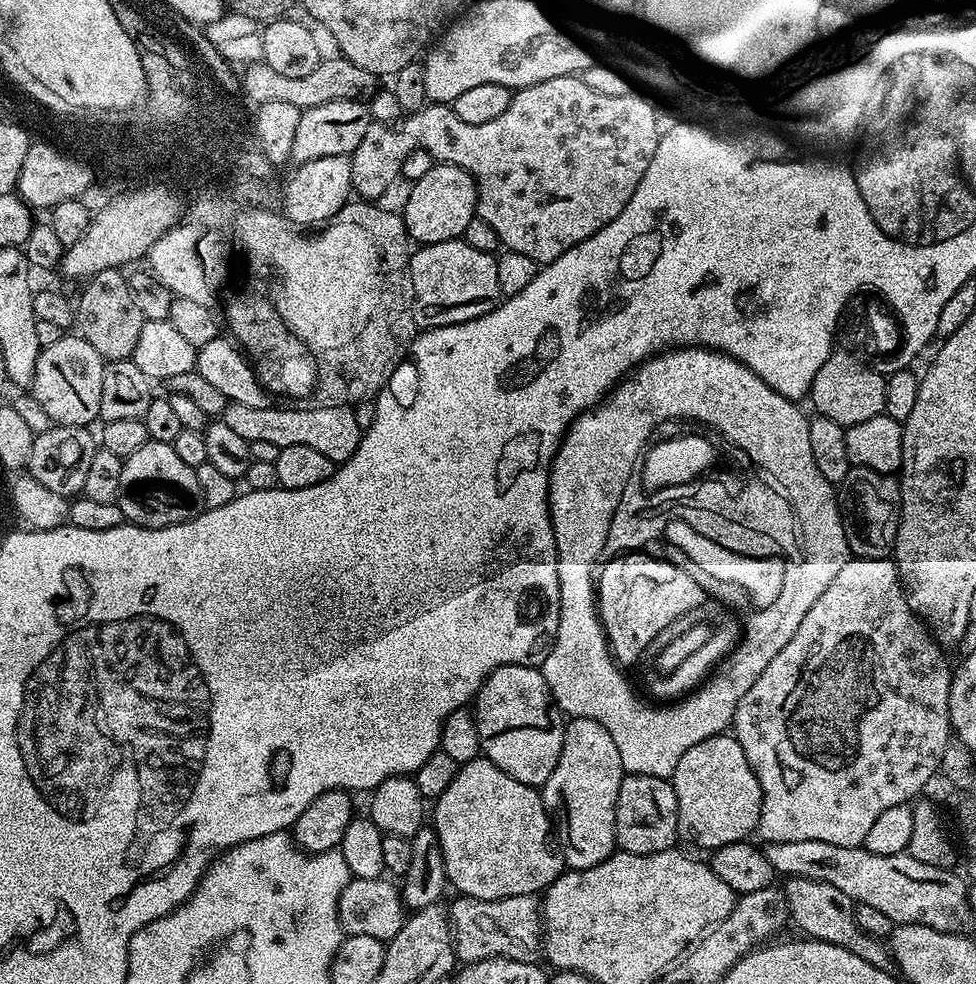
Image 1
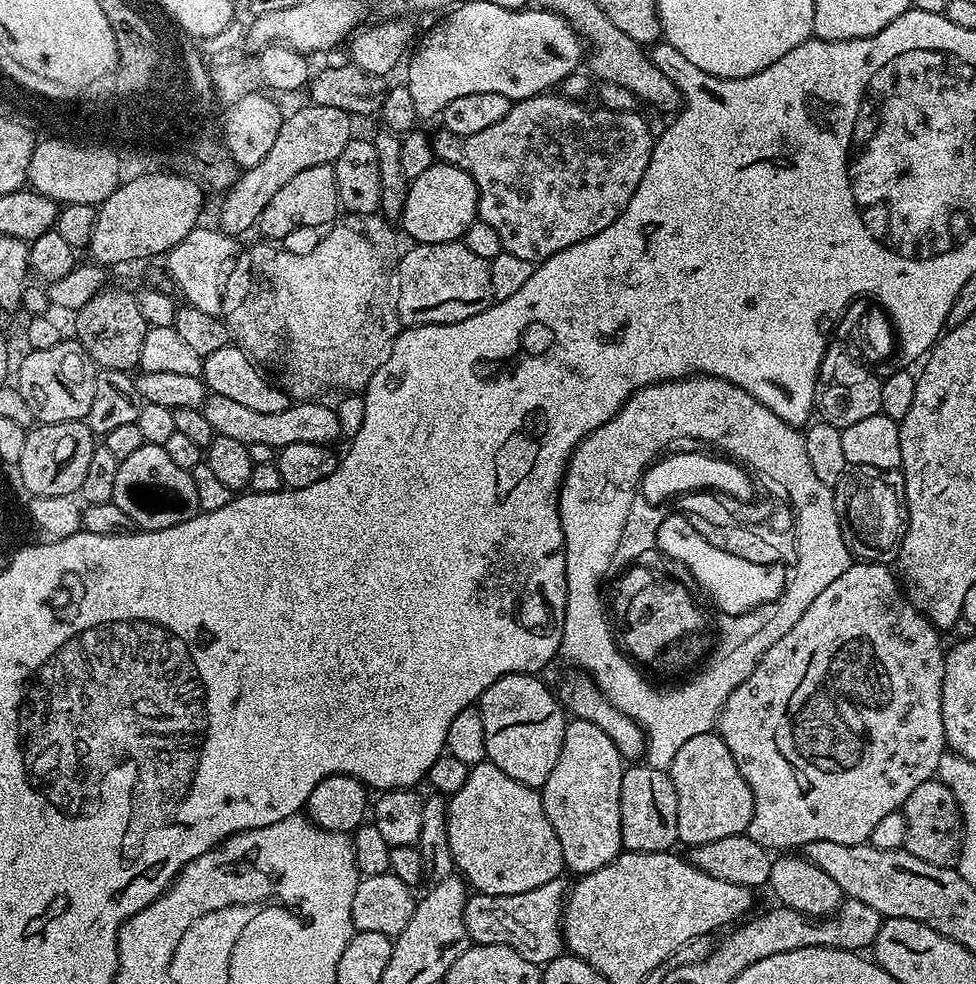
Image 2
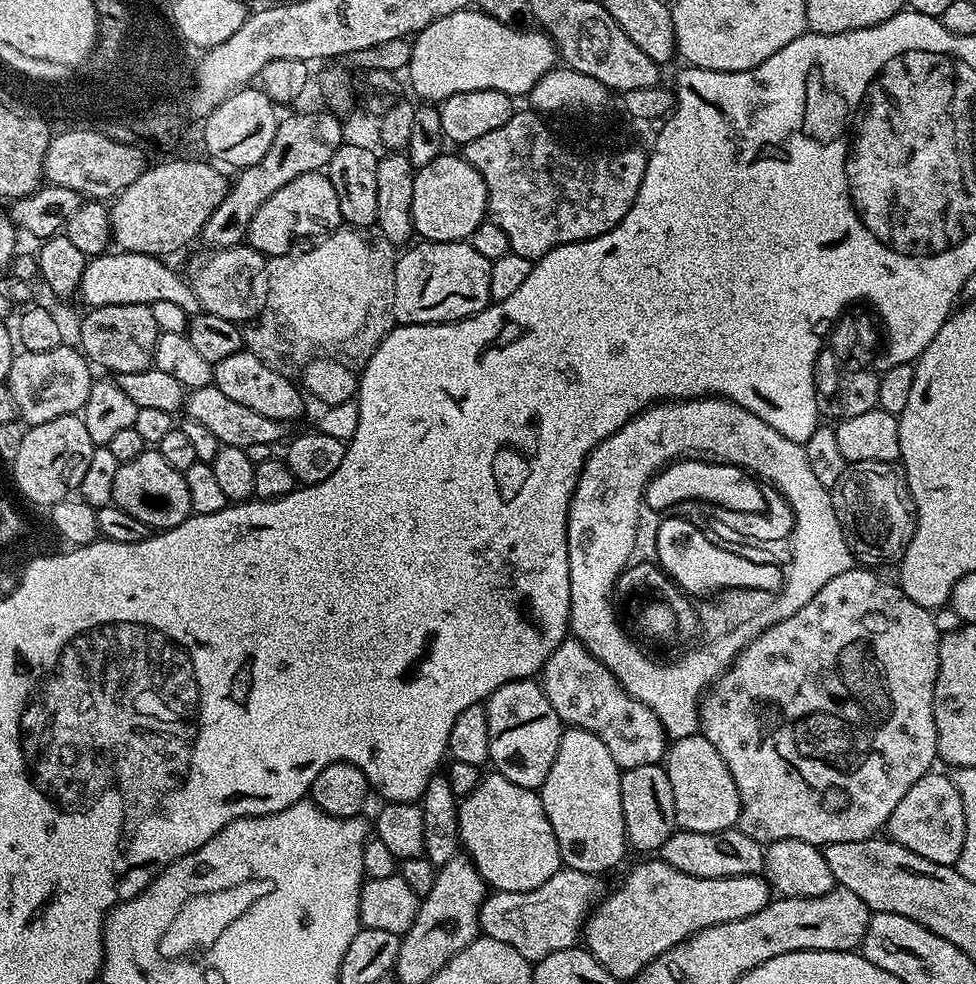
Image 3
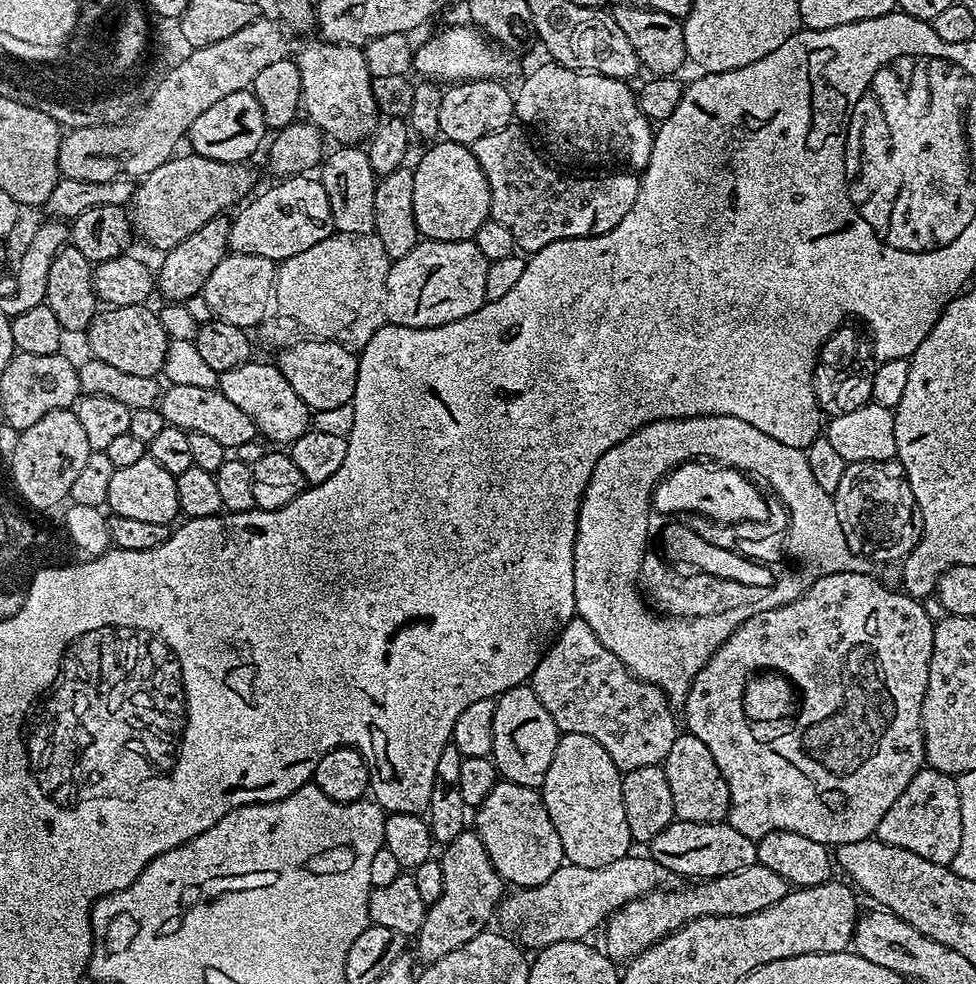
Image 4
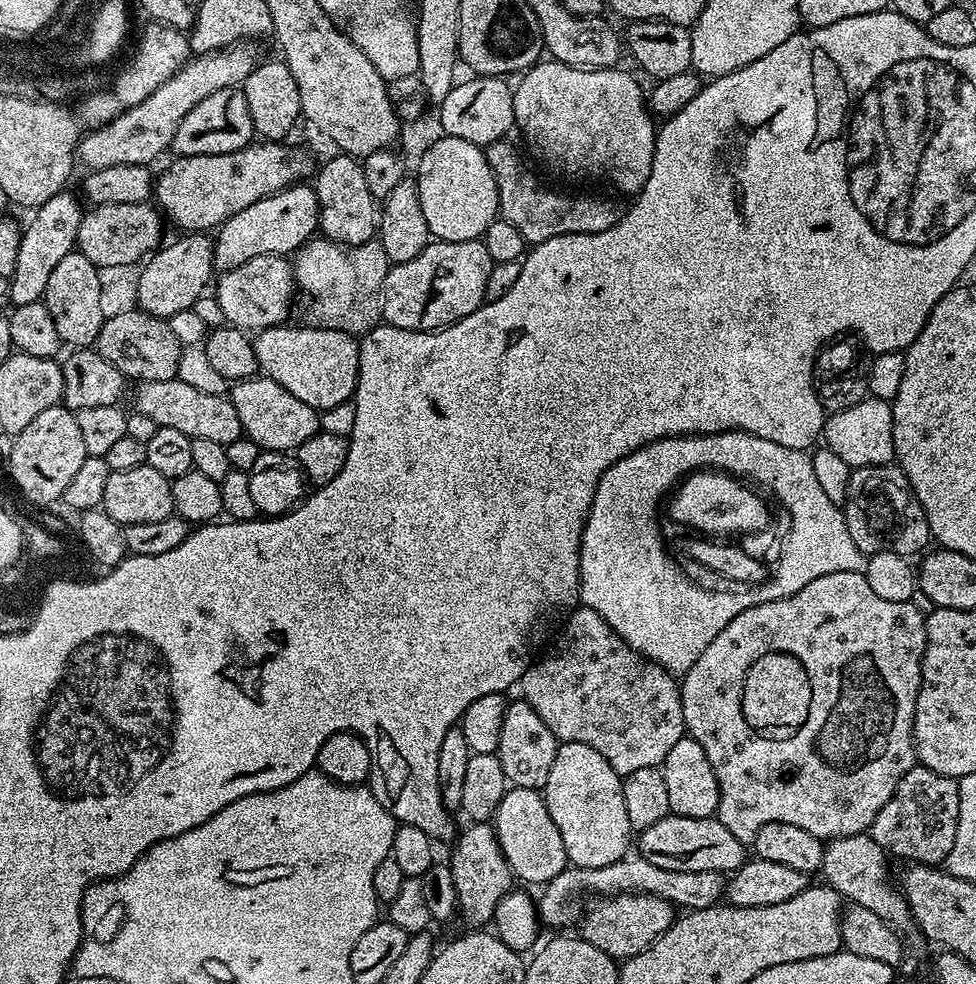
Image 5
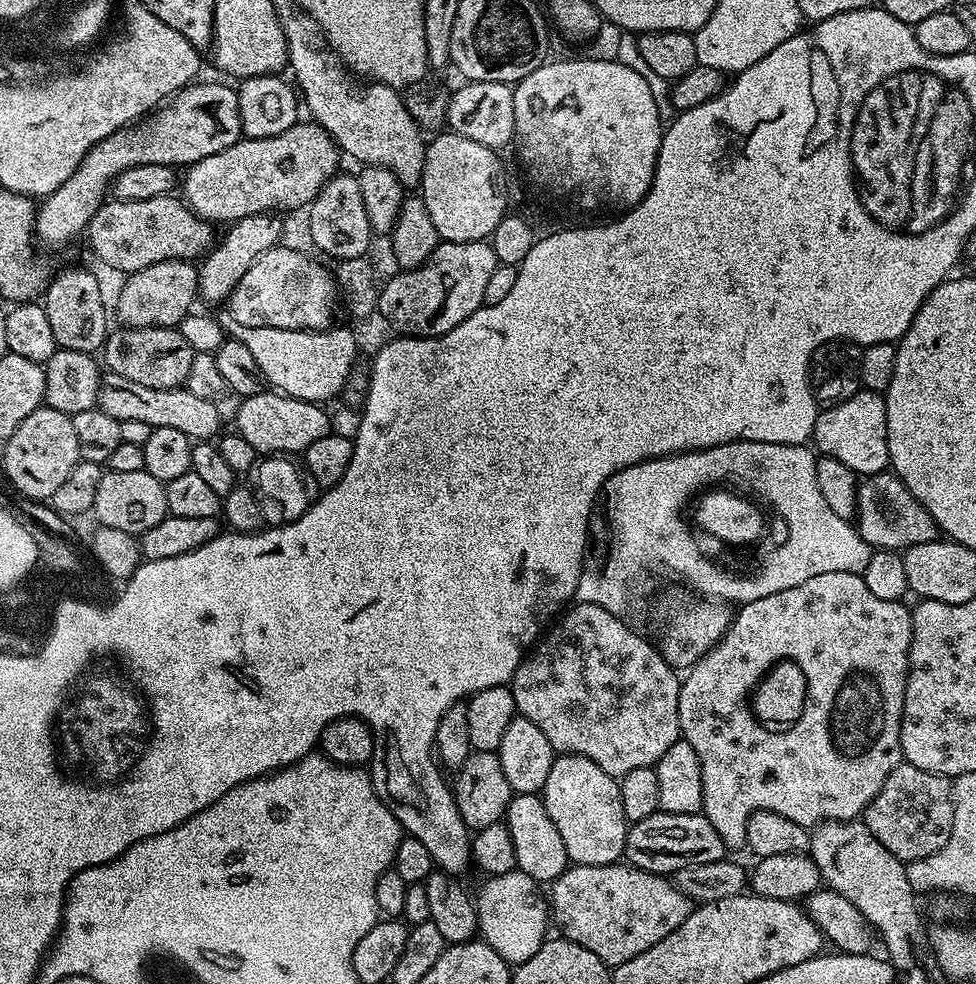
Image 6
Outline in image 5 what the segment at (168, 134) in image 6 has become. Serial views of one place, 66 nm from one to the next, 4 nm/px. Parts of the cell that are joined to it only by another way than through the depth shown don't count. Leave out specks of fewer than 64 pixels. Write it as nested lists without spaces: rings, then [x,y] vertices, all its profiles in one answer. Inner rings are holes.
[[[239,87],[223,88],[208,98],[202,98],[202,102],[198,102],[182,122],[178,122],[170,148],[173,153],[176,151],[177,157],[230,154],[234,150],[242,150],[253,140],[250,106],[246,106],[243,91]],[[59,192],[54,194],[54,198],[42,202],[39,208],[31,213],[32,221],[26,226],[23,225],[16,255],[16,268],[10,277],[10,300],[15,306],[37,303],[43,297],[46,282],[54,271],[54,266],[58,266],[58,262],[62,262],[62,258],[66,258],[66,254],[76,248],[82,207],[80,208],[81,201],[76,201],[70,192]]]

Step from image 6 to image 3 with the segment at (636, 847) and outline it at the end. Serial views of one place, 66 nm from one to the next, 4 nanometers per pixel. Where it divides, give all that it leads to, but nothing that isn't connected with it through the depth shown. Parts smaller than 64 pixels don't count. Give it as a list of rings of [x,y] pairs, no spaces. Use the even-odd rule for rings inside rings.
[[[739,827],[727,828],[725,832],[698,834],[675,831],[661,846],[659,859],[666,861],[674,870],[698,878],[730,878],[731,876],[755,876],[764,871],[765,845],[752,836],[747,836]]]

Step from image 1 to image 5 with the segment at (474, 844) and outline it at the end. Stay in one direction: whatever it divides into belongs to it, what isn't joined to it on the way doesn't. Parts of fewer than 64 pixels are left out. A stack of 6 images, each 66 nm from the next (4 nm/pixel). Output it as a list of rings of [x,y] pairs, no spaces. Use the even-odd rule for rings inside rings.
[[[509,787],[496,811],[494,827],[502,854],[517,881],[543,886],[569,867],[562,834],[558,834],[558,826],[554,826],[554,818],[550,818],[550,810],[546,810],[544,797],[537,789]]]

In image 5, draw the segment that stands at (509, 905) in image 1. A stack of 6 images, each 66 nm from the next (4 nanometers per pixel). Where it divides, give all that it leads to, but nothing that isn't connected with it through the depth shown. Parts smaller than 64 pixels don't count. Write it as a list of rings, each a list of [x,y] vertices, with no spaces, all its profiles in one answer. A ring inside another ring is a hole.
[[[629,854],[618,862],[610,862],[610,866],[597,868],[577,868],[569,866],[558,873],[553,880],[543,885],[541,896],[538,896],[538,916],[545,925],[556,928],[559,924],[568,924],[578,916],[576,904],[572,899],[576,892],[583,888],[601,888],[604,894],[619,894],[621,892],[645,892],[668,900],[680,910],[694,908],[710,908],[721,903],[726,892],[726,876],[723,872],[714,870],[662,870],[662,866],[654,866],[654,862],[646,862],[639,854]]]

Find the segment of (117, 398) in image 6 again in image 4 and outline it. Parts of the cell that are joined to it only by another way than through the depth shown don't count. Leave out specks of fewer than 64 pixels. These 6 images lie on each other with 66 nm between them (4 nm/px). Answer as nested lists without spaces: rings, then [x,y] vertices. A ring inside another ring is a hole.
[[[168,384],[163,389],[158,407],[164,415],[165,425],[181,428],[187,433],[206,434],[209,438],[222,442],[225,450],[234,450],[246,442],[257,439],[258,436],[250,414],[245,414],[240,407],[234,406],[234,402],[230,402],[230,398],[226,398],[226,394],[222,394],[219,387]]]

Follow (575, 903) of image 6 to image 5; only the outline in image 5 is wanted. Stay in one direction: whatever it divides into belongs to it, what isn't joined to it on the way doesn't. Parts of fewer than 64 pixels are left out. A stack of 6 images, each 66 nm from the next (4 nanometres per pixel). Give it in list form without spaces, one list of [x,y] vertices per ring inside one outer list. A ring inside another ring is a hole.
[[[645,892],[604,894],[599,898],[601,900],[594,901],[585,912],[583,909],[578,935],[580,939],[590,942],[590,946],[598,946],[598,950],[617,962],[626,961],[631,956],[642,954],[642,950],[651,948],[652,943],[668,931],[678,916],[677,909],[670,901]]]

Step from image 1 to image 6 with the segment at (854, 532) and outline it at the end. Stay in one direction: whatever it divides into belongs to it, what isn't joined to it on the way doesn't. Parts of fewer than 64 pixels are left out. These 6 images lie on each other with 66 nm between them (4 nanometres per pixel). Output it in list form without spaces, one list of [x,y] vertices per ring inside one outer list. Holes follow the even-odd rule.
[[[891,470],[877,472],[875,476],[859,481],[854,524],[860,537],[874,550],[903,550],[925,544],[938,536],[934,518],[926,510],[926,506],[922,506],[922,502],[918,502],[914,494],[910,494],[903,480]]]

